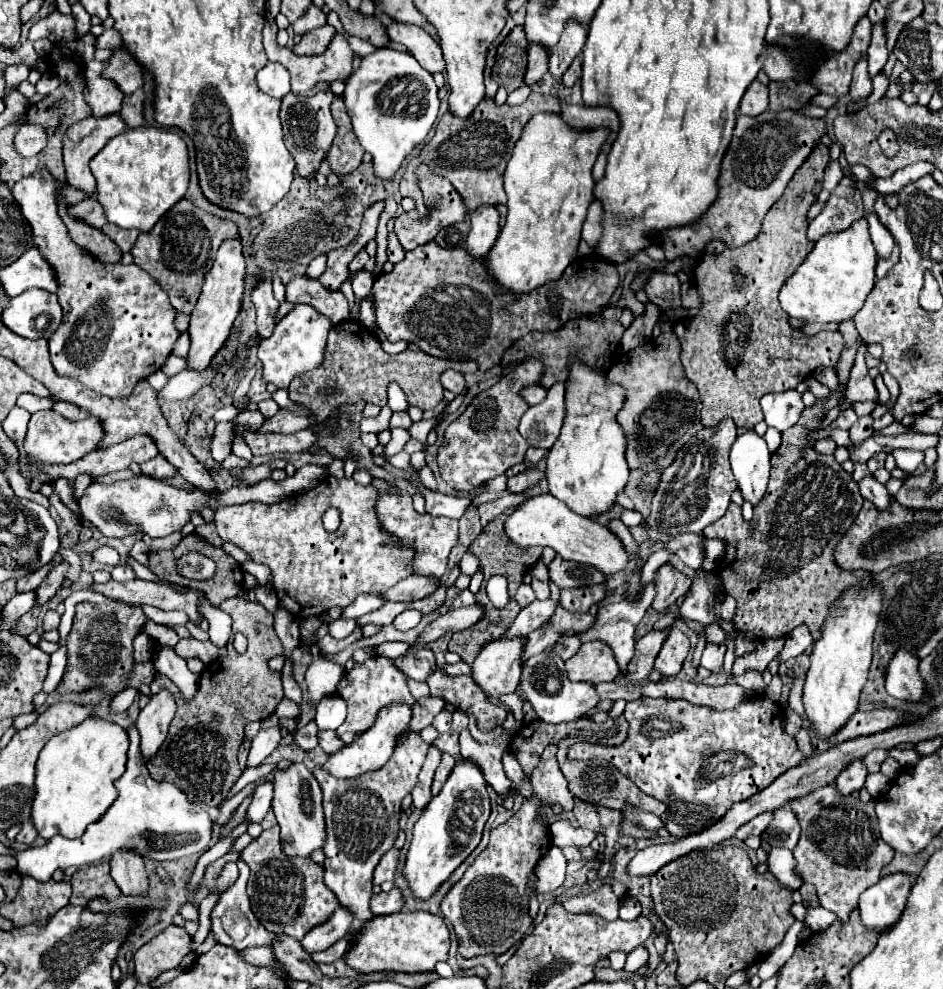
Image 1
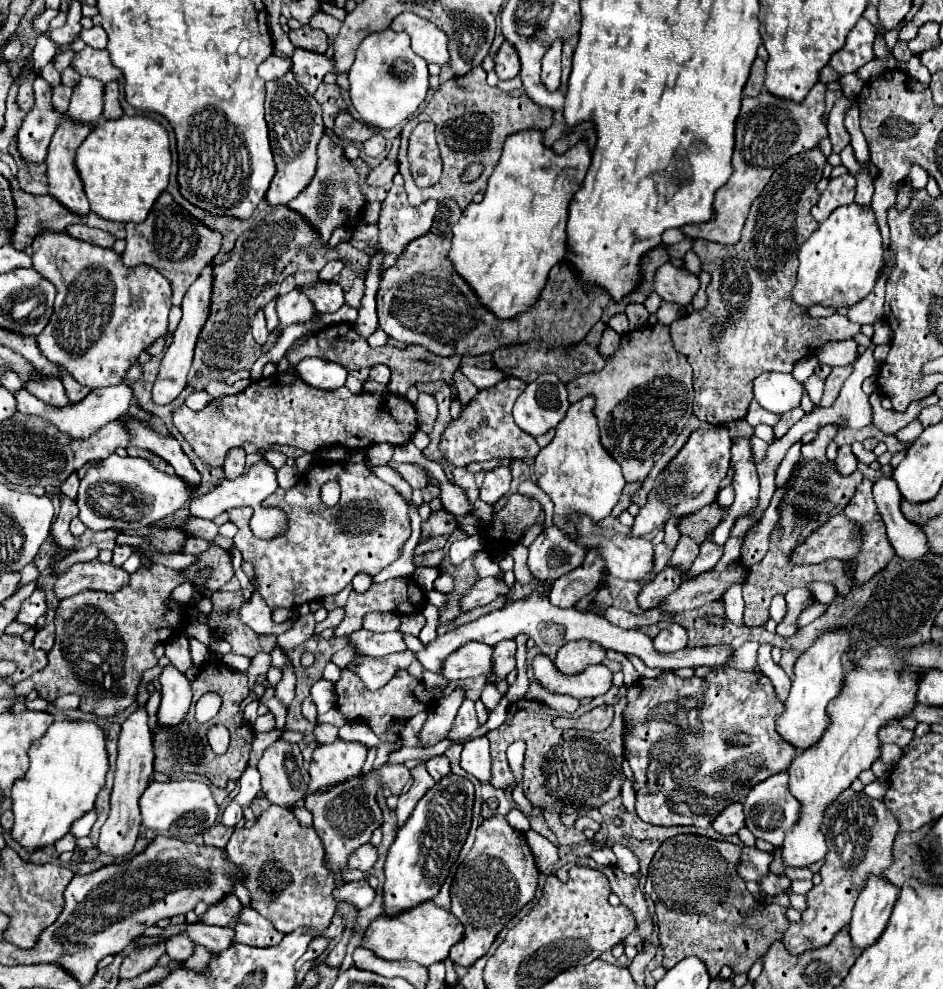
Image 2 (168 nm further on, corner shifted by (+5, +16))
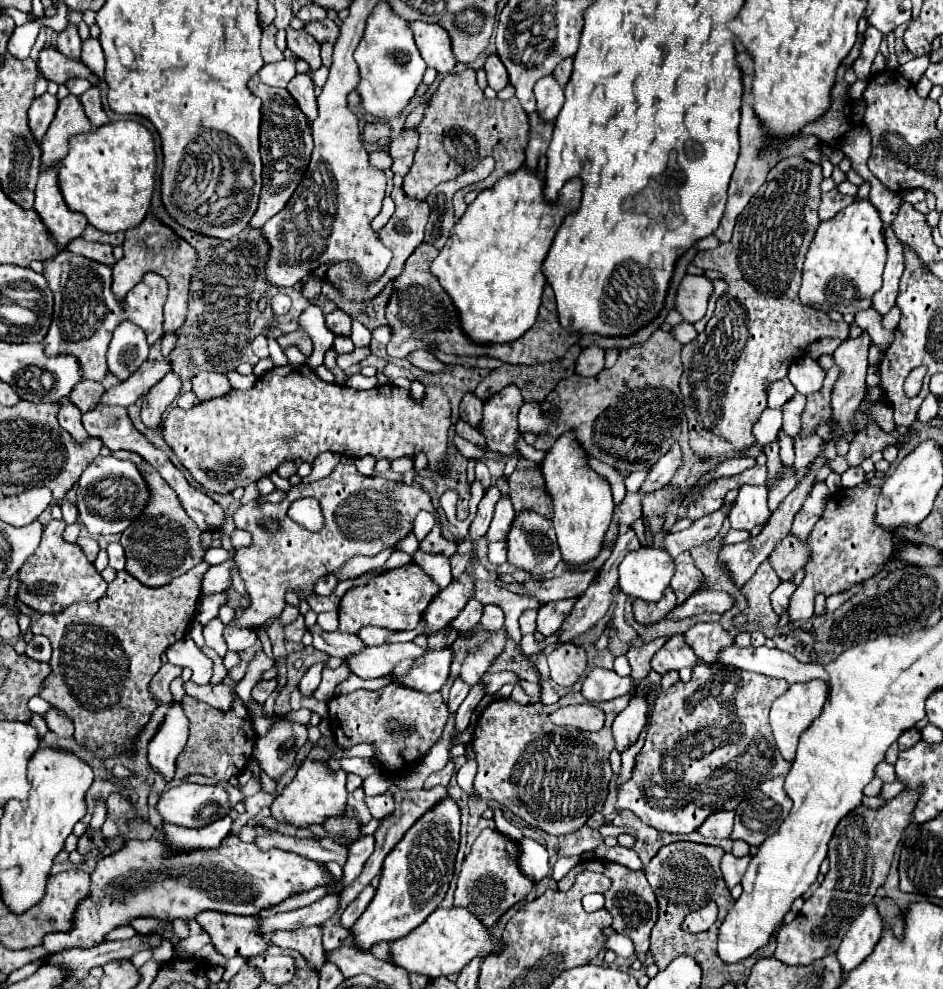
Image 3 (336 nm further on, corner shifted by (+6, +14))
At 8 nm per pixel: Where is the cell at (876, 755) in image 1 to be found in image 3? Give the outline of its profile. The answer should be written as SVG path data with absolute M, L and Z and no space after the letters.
M910 728L910 730L906 730L906 732L898 738L898 746L900 746L900 750L908 750L908 748L912 748L916 742L920 742L920 730L918 730L918 728Z

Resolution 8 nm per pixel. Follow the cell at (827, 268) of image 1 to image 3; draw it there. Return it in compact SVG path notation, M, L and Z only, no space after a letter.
M856 200L840 214L820 222L816 236L806 254L802 270L800 300L824 312L856 314L872 306L872 296L882 288L886 264L886 244L882 218L870 200Z

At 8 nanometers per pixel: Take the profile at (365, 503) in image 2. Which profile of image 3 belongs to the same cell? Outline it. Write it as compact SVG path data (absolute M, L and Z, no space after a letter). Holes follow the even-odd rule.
M338 464L332 474L322 480L292 486L280 504L256 506L256 502L250 502L238 508L234 514L236 528L252 534L252 544L248 548L238 548L234 558L250 594L250 608L236 612L236 620L230 626L260 628L268 618L278 618L286 604L286 590L294 590L300 598L306 598L314 592L312 588L318 578L334 574L348 558L358 554L376 556L384 548L398 544L412 532L414 518L420 510L436 514L428 492L380 476L362 476L354 464ZM306 496L320 502L324 526L318 532L310 532L288 518L288 506ZM268 520L280 522L276 534L270 534L262 528L262 524Z

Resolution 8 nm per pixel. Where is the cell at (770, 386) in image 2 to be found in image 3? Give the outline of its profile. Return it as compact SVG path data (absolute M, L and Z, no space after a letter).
M788 378L776 380L768 388L768 406L770 408L782 408L794 394L796 394L796 388L792 386L792 382Z

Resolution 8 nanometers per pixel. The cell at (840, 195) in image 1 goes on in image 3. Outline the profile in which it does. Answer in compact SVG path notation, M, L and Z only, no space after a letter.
M836 188L830 190L830 192L826 192L826 194L822 194L822 202L820 202L820 210L818 210L820 212L820 220L832 218L834 214L838 214L842 208L850 206L852 202L854 202L852 196L840 194Z

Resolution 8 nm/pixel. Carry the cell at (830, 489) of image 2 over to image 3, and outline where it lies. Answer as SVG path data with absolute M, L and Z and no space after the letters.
M764 560L756 574L742 586L742 594L748 600L748 608L736 618L736 624L744 624L744 622L756 622L760 626L776 626L778 624L778 616L772 610L770 604L770 594L772 590L780 584L780 578L776 578L776 572L772 570L772 566L768 566L768 560Z

